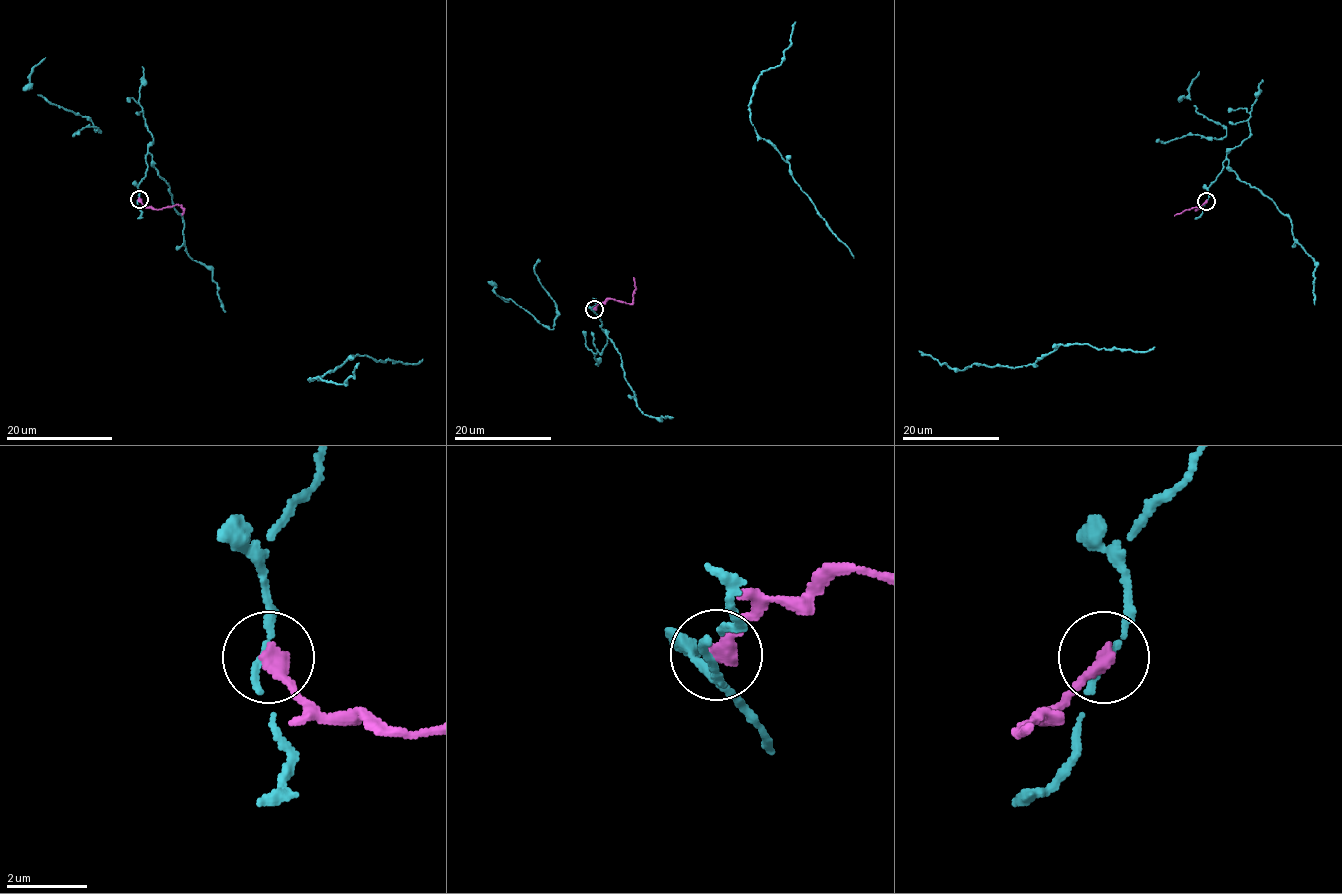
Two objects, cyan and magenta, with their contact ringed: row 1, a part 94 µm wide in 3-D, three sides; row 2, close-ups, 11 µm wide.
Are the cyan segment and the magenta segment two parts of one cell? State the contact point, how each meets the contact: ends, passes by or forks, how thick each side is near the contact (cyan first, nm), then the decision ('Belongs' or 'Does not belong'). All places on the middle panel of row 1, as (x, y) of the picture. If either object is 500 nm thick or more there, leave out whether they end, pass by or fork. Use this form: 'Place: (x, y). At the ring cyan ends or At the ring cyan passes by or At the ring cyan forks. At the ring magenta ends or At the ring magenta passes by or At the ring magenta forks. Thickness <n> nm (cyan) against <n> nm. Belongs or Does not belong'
Place: (594, 309). At the ring cyan ends. At the ring magenta ends. Thickness 200 nm (cyan) against 380 nm. Does not belong

